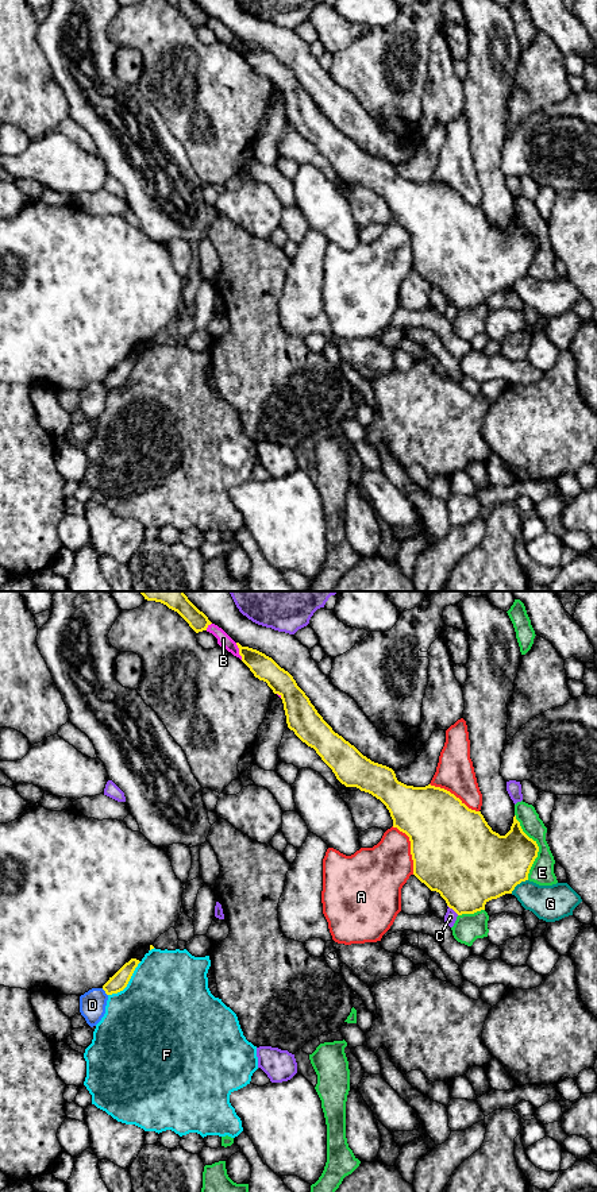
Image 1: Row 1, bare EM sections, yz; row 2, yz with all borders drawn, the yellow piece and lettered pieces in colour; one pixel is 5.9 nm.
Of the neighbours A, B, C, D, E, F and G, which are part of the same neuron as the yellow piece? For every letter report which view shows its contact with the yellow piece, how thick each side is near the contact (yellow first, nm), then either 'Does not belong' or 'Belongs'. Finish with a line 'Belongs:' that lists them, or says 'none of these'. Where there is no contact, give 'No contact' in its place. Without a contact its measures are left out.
A: Touches yellow in yz. Thickness 500 nm (yellow) against 320 nm. Does not belong
B: Touches yellow in yz. Thickness 150 nm (yellow) against 80 nm. Does not belong
C: Touches yellow in yz. Thickness 440 nm (yellow) against 70 nm. Does not belong
D: Touches yellow in yz. Thickness 100 nm (yellow) against 160 nm. Does not belong
E: Touches yellow in yz. Thickness 320 nm (yellow) against 140 nm. Does not belong
F: Touches yellow in yz. Thickness 100 nm (yellow) against 500 nm. Does not belong
G: Touches yellow in yz. Thickness 420 nm (yellow) against 220 nm. Does not belong
Belongs: none of these

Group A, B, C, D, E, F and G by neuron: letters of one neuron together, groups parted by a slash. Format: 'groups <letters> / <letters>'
groups A / B / C / D / E / F / G

